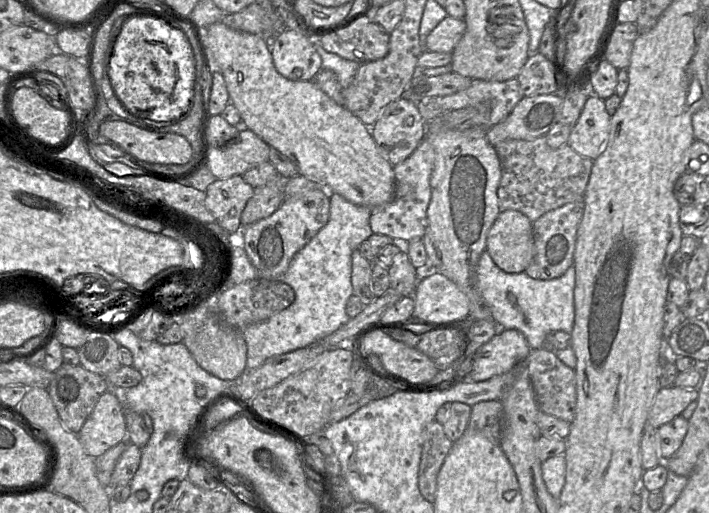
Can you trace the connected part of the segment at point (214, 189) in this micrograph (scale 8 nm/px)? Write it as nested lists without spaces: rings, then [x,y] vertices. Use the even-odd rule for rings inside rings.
[[[242,176],[217,179],[209,185],[206,192],[206,207],[216,222],[229,234],[237,234],[244,226],[242,212],[254,194],[254,188]]]

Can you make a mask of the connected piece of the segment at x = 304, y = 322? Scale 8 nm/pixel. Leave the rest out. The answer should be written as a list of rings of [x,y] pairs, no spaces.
[[[337,193],[331,195],[327,224],[295,254],[282,276],[282,281],[295,292],[294,302],[263,323],[241,330],[247,346],[245,371],[259,367],[271,357],[316,344],[349,321],[346,304],[353,295],[352,253],[373,234],[371,214],[372,208],[355,205]]]

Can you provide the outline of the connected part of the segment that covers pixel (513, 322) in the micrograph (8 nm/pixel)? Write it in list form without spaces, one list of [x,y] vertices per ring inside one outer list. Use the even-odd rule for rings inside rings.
[[[485,250],[476,266],[474,275],[475,289],[480,293],[484,303],[491,311],[491,318],[501,329],[514,329],[520,331],[526,338],[530,350],[536,350],[546,345],[546,337],[555,331],[572,333],[575,321],[574,291],[575,267],[571,266],[560,277],[552,280],[539,280],[529,277],[526,272],[506,273],[492,260]],[[509,294],[515,297],[515,302],[508,299]]]

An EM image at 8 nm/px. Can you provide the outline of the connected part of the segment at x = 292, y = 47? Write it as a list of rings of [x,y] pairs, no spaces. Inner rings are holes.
[[[286,29],[270,40],[274,66],[283,77],[292,81],[311,81],[322,70],[322,59],[314,47],[314,39],[297,30]]]

